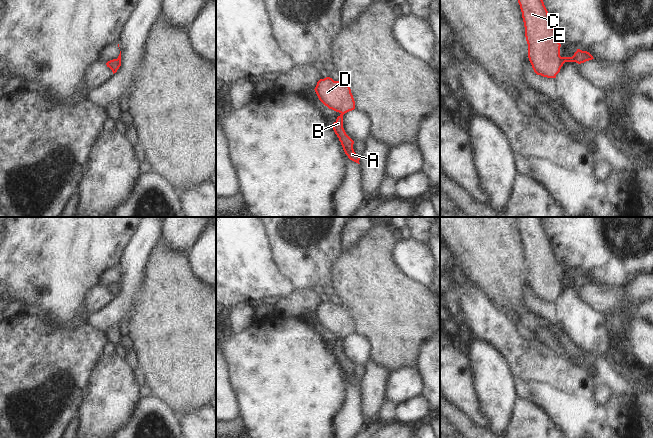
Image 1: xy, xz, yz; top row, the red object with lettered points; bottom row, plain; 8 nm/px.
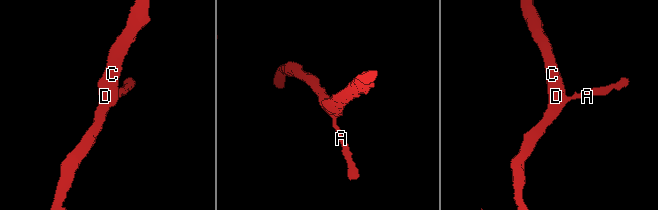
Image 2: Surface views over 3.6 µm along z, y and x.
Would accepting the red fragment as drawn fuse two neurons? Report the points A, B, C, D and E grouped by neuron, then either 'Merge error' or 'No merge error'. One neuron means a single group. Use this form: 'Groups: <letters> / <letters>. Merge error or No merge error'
Groups: A B C D E. No merge error

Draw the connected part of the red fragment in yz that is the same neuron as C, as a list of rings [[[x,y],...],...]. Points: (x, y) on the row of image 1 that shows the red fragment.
[[[518,0],[518,3],[520,5],[525,27],[525,37],[528,44],[528,58],[537,75],[547,78],[556,78],[556,75],[560,72],[565,62],[576,62],[581,64],[594,59],[589,52],[580,49],[577,49],[572,57],[561,57],[561,44],[558,41],[554,25],[543,0]]]

